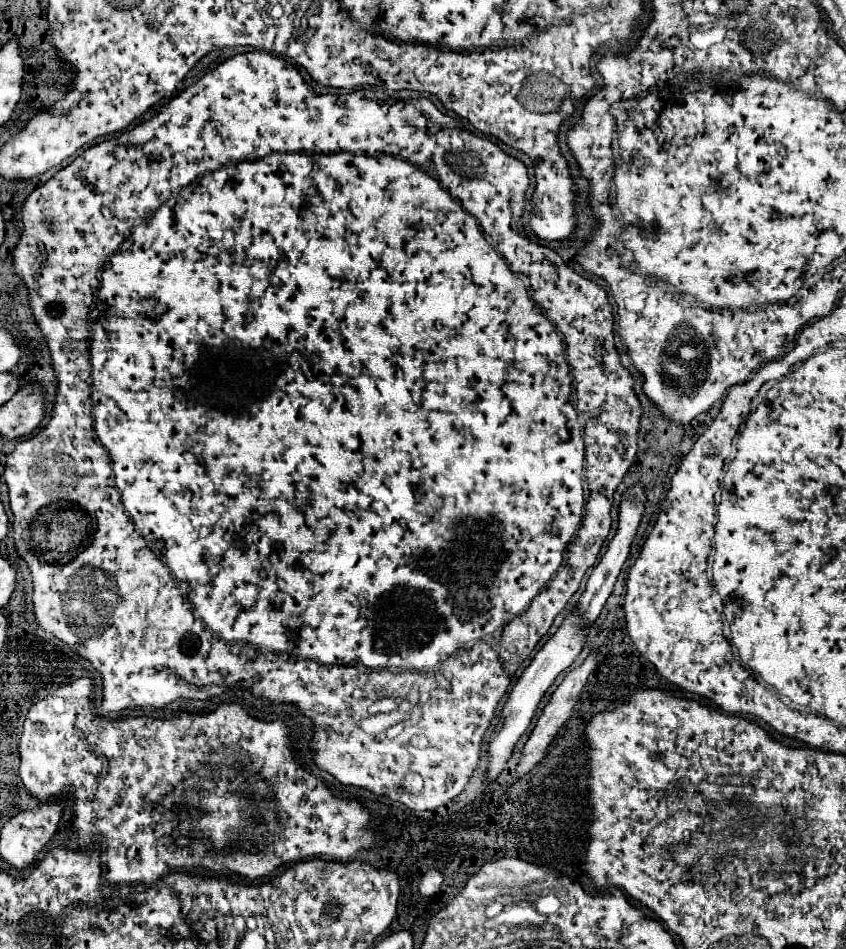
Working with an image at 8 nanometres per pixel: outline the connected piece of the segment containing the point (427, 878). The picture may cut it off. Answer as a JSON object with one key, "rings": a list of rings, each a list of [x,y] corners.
{"rings":[[[437,867],[429,869],[421,877],[421,881],[419,881],[419,893],[421,893],[421,897],[425,897],[425,899],[434,898],[439,894],[444,879],[445,875],[441,869],[437,869]]]}

